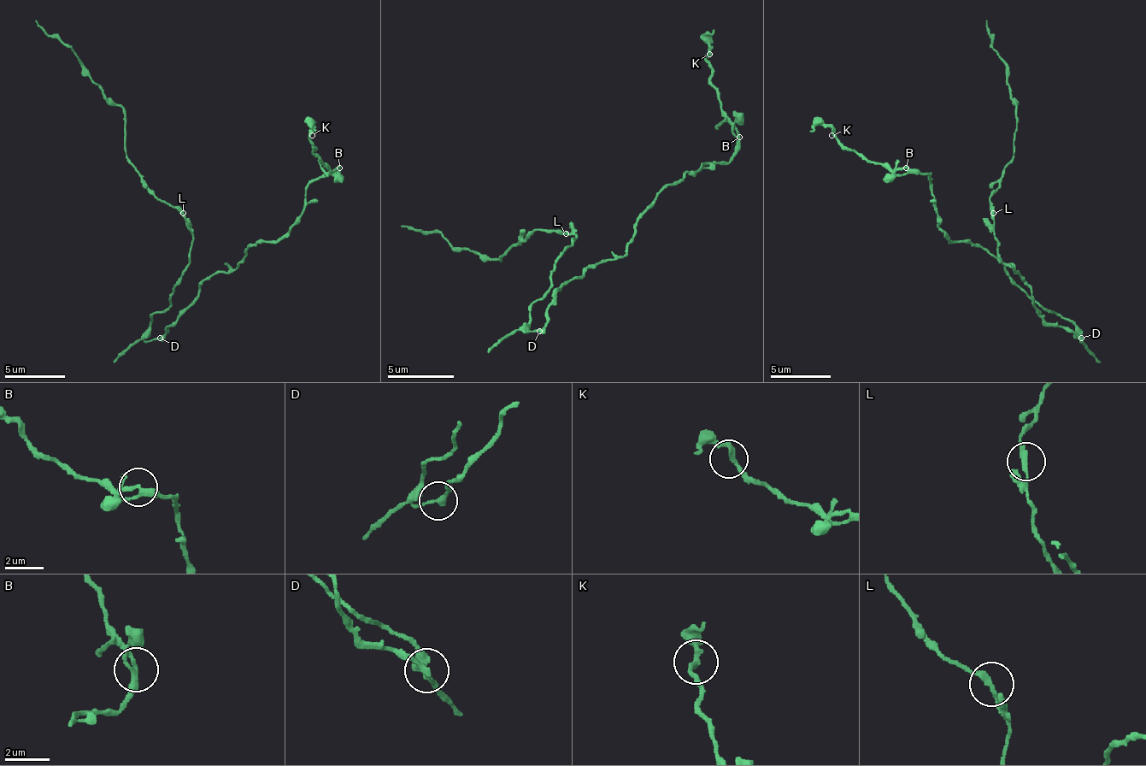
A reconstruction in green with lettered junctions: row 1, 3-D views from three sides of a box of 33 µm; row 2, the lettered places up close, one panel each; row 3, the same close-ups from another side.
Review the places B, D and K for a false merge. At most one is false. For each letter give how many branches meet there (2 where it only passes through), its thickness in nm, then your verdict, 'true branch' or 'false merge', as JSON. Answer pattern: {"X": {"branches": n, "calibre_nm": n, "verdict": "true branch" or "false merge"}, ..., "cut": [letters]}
{"B": {"branches": 2, "calibre_nm": 260, "verdict": "true branch"}, "D": {"branches": 2, "calibre_nm": 200, "verdict": "false merge"}, "K": {"branches": 2, "calibre_nm": 260, "verdict": "true branch"}, "cut": ["D"]}

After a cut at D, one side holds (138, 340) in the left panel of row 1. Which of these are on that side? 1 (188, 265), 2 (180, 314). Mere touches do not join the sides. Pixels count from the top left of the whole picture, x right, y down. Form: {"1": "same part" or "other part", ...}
{"1": "same part", "2": "other part"}

